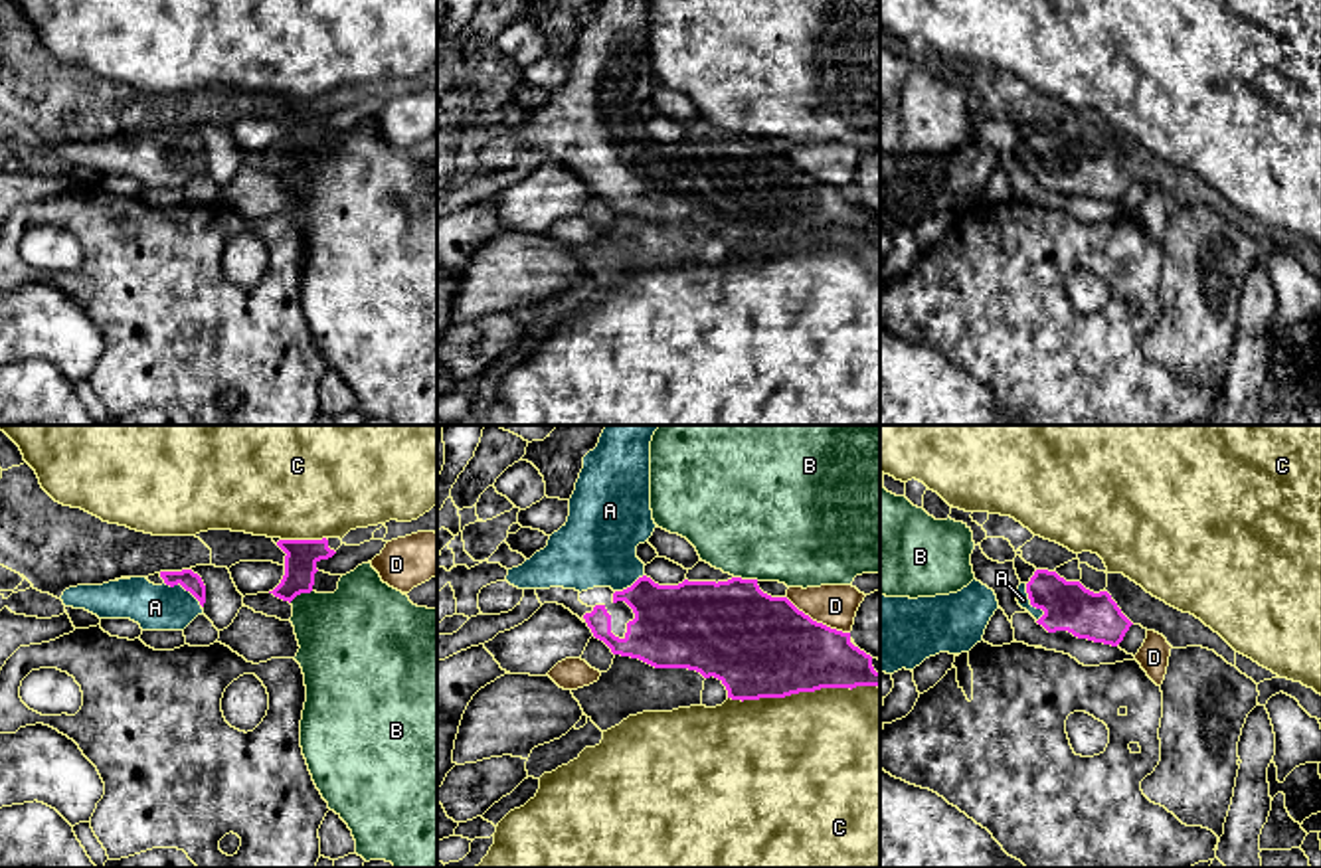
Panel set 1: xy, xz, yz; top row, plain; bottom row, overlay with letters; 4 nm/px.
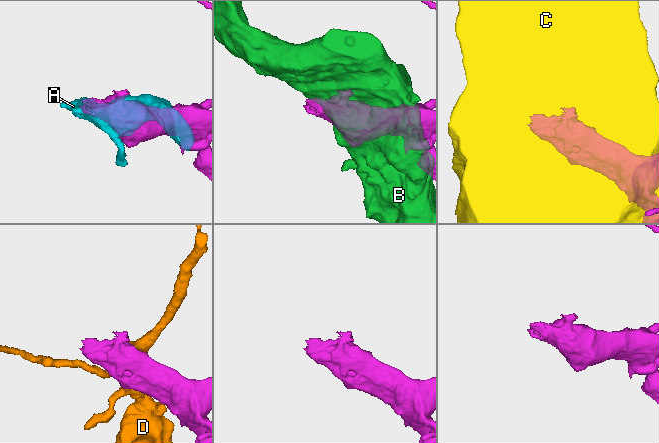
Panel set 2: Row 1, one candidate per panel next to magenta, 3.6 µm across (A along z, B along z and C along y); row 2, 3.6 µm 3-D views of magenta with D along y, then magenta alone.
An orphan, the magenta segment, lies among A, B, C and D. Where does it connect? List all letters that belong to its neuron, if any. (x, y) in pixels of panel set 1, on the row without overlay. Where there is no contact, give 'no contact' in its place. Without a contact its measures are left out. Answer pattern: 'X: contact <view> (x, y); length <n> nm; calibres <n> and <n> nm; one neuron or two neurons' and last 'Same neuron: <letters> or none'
A: contact yz (1033, 163); length 170 nm; calibres 200 and 50 nm; one neuron
B: contact xz (746, 137); length 110 nm; calibres 400 and 480 nm; two neurons
C: contact xz (803, 248); length 600 nm; calibres 420 and 480 nm; two neurons
D: contact xz (815, 178); length 300 nm; calibres 420 and 180 nm; two neurons
Same neuron: A

